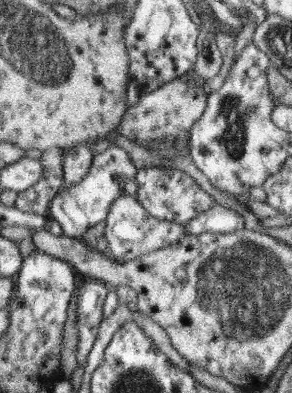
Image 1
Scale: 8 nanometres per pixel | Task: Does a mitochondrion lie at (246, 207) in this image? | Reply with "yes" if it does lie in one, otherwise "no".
no

